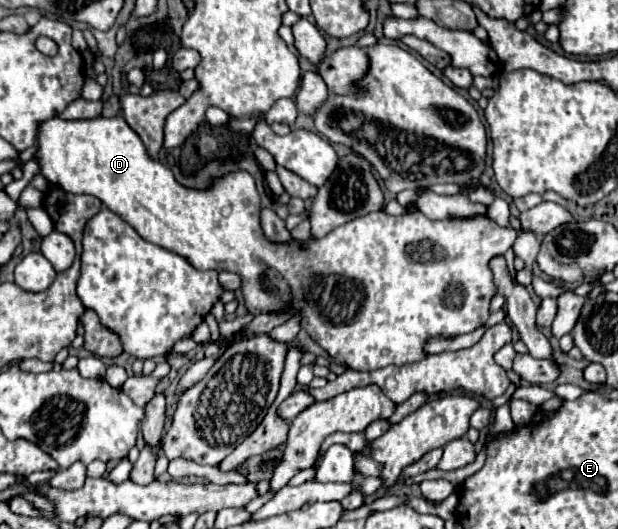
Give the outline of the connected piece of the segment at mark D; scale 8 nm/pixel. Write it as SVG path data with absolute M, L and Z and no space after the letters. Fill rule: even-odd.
M58 116L40 122L38 124L38 150L34 154L38 166L40 166L40 174L50 182L56 184L72 194L92 194L96 198L102 200L102 204L112 210L114 214L118 214L120 218L124 218L144 240L158 244L174 254L184 256L194 268L202 268L202 270L228 270L228 272L236 272L240 276L242 282L242 296L244 296L244 306L248 308L250 314L258 316L258 314L272 314L272 312L284 312L284 310L294 310L296 314L300 314L300 326L310 334L312 340L316 340L336 362L346 364L352 370L378 370L384 368L388 364L412 364L418 362L422 358L426 358L424 346L430 338L452 338L458 334L468 334L474 332L476 328L484 326L488 316L490 316L490 298L492 294L496 294L496 286L492 286L492 272L488 270L488 262L490 258L494 258L496 254L504 254L516 240L516 230L514 228L502 228L498 226L494 220L490 218L452 218L452 220L438 220L432 222L430 218L426 218L424 214L416 212L416 214L404 214L404 216L390 216L384 212L372 212L360 218L354 218L342 226L338 226L336 230L332 230L330 234L326 234L324 238L308 238L302 246L292 246L290 242L270 242L260 226L260 194L256 190L254 178L246 172L246 170L236 170L236 172L228 172L220 178L212 180L210 188L204 190L196 190L196 188L186 188L182 186L170 168L166 168L162 162L154 162L148 154L146 148L140 140L140 136L124 122L122 116L114 116L114 118L92 118L92 120L62 120ZM302 300L302 308L296 308L296 302Z

